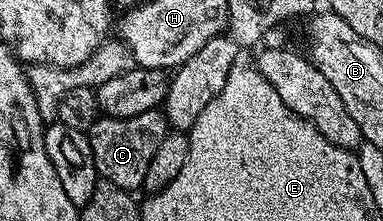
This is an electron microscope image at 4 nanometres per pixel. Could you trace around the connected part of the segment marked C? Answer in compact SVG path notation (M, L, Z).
M161 110L135 114L135 118L101 116L89 127L87 133L98 177L119 186L124 192L132 193L133 188L140 189L147 178L147 166L151 166L151 157L155 150L159 150L159 142L163 142L166 131L167 121Z

